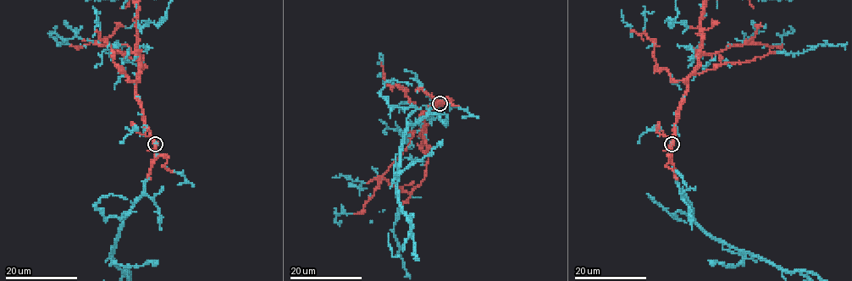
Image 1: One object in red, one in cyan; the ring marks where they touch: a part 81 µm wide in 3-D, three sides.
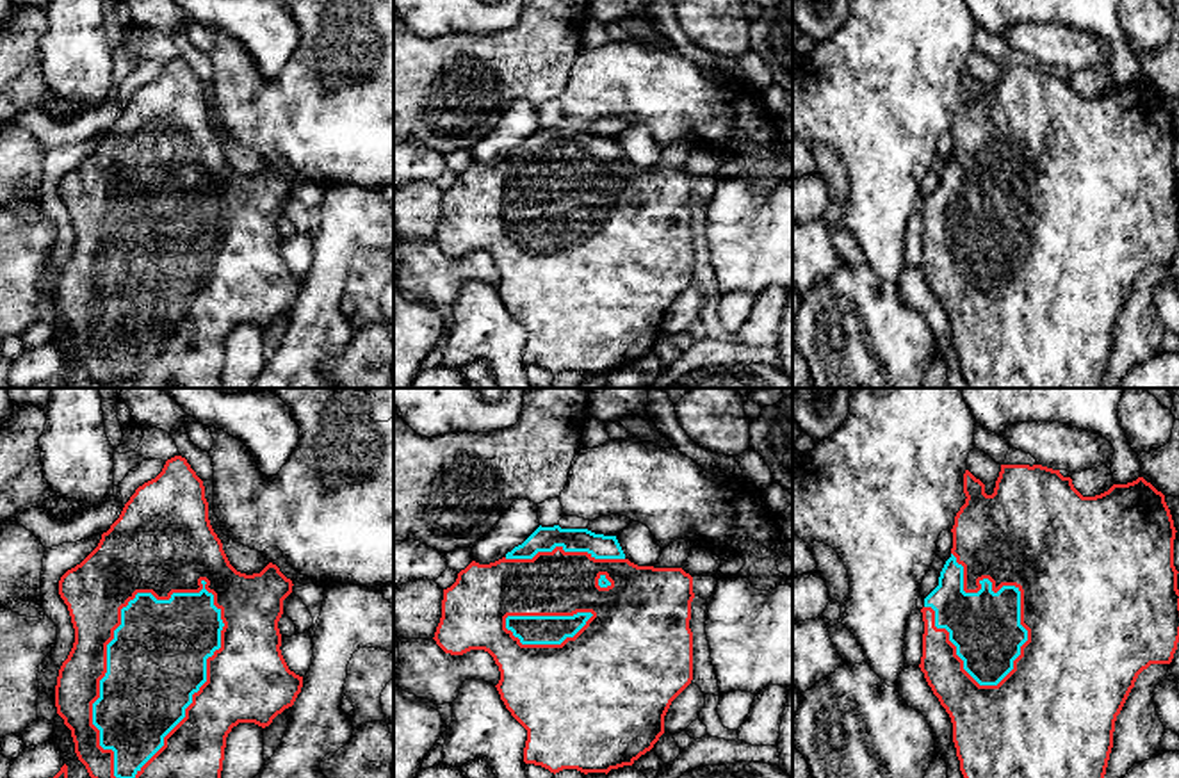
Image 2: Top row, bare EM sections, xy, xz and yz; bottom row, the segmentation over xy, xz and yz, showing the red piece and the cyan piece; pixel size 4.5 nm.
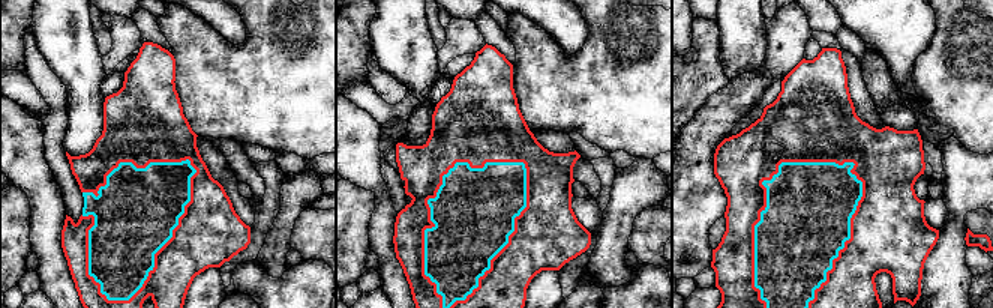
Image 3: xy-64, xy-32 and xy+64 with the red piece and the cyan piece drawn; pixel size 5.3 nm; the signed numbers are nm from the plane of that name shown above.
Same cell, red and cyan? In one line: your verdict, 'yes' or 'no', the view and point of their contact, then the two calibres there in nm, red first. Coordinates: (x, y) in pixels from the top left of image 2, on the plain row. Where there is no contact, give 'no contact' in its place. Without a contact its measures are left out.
yes; contact xy (202, 287); calibres 380 and 440 nm

